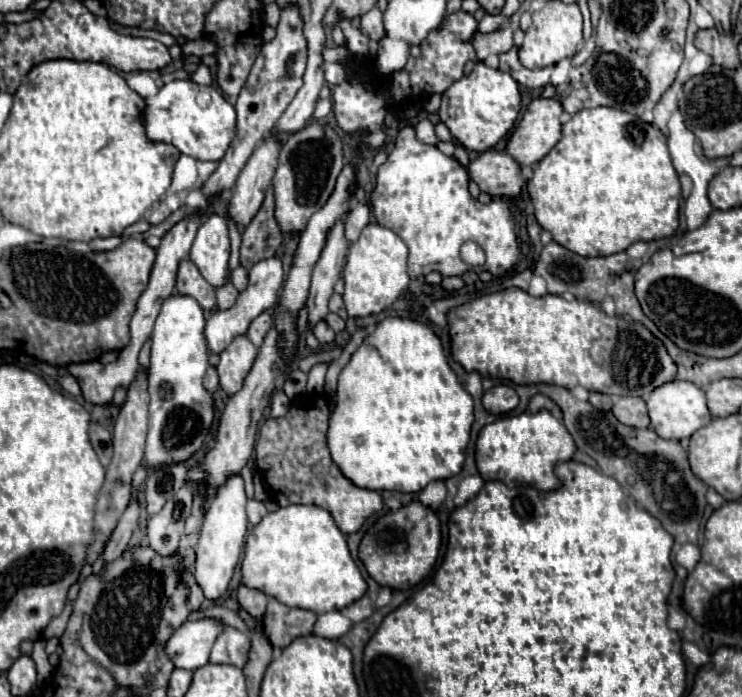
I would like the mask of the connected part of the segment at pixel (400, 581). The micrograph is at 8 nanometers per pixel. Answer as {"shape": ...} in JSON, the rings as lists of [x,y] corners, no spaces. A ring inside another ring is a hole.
{"shape":[[[412,502],[396,512],[384,514],[378,524],[368,528],[358,546],[358,558],[380,586],[392,590],[408,590],[410,586],[418,586],[422,578],[432,570],[440,552],[440,544],[442,532],[436,514],[420,502]]]}

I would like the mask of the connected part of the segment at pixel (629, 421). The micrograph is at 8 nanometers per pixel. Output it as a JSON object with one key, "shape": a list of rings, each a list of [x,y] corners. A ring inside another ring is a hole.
{"shape":[[[618,396],[612,406],[612,414],[626,426],[648,428],[650,418],[646,412],[646,402],[640,396]]]}

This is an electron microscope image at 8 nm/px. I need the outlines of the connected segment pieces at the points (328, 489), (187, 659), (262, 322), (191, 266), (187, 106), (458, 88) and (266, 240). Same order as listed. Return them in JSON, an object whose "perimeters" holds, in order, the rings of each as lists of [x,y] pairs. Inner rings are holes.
{"perimeters":[[[[306,400],[294,404],[282,418],[264,420],[258,434],[260,440],[256,442],[256,460],[270,498],[274,498],[280,506],[312,502],[326,508],[334,516],[334,522],[342,528],[342,534],[352,534],[360,530],[368,516],[382,508],[382,498],[374,490],[354,486],[332,462],[326,448],[330,406],[330,400]]],[[[186,620],[180,628],[174,630],[164,646],[164,652],[172,660],[174,668],[196,670],[208,664],[212,644],[220,630],[222,622],[218,620]]],[[[262,312],[258,318],[252,320],[246,336],[250,338],[252,344],[260,346],[264,342],[264,336],[268,334],[268,330],[272,328],[272,312]]],[[[182,260],[180,262],[176,290],[180,294],[192,296],[204,310],[212,310],[212,306],[216,304],[216,296],[214,296],[216,288],[202,278],[200,270],[196,268],[196,264],[192,260]]],[[[172,80],[156,96],[146,98],[144,108],[146,136],[154,142],[176,146],[182,154],[196,160],[220,160],[236,132],[236,112],[216,86],[200,86],[192,80]]],[[[476,62],[474,70],[462,80],[456,80],[444,94],[438,110],[440,120],[448,126],[454,140],[466,150],[484,152],[496,146],[514,126],[520,110],[520,90],[518,82],[502,72],[492,70],[484,62]]],[[[268,188],[262,208],[242,232],[240,264],[250,270],[258,260],[272,258],[280,244],[282,244],[282,232],[274,220],[272,190]]]]}

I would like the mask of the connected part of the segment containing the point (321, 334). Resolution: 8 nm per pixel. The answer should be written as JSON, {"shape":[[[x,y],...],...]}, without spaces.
{"shape":[[[320,320],[318,324],[314,324],[310,330],[312,330],[312,334],[320,340],[320,344],[328,344],[328,342],[334,340],[334,330],[332,330],[324,320]]]}

